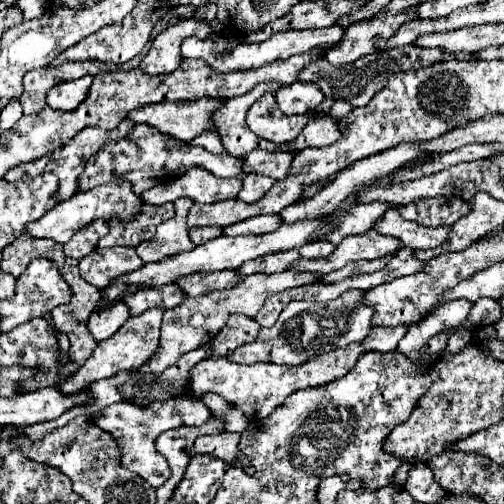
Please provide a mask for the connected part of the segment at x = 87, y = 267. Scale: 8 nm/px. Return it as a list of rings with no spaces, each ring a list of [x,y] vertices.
[[[112,246],[102,250],[96,248],[80,260],[80,276],[88,284],[96,288],[104,288],[116,276],[134,272],[142,264],[144,262],[140,260],[134,248],[126,248],[126,246]]]

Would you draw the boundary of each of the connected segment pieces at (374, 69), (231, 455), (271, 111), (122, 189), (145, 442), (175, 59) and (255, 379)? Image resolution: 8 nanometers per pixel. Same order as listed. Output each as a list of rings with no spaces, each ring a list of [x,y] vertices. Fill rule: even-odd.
[[[400,46],[400,48],[392,48],[392,50],[380,50],[376,54],[368,54],[358,58],[354,64],[344,64],[344,66],[332,66],[326,58],[318,58],[314,62],[310,62],[308,66],[302,68],[302,72],[298,74],[300,82],[314,82],[324,96],[332,96],[334,100],[344,100],[350,102],[352,106],[366,106],[376,92],[380,92],[380,88],[384,88],[386,80],[392,74],[400,74],[400,72],[414,72],[418,68],[426,68],[430,64],[440,62],[444,56],[444,52],[440,52],[438,48],[414,48],[414,46]]]
[[[222,432],[216,436],[200,436],[192,444],[186,444],[186,452],[188,456],[208,454],[212,458],[224,460],[228,466],[240,464],[242,470],[252,476],[256,470],[250,464],[250,460],[238,450],[238,442],[240,442],[240,434],[232,434],[232,432]]]
[[[272,94],[262,96],[248,111],[248,127],[260,138],[276,144],[292,142],[308,124],[308,116],[284,116]]]
[[[118,180],[116,184],[104,184],[100,188],[94,188],[92,192],[76,192],[72,198],[60,202],[52,210],[48,210],[42,218],[28,222],[26,232],[32,238],[50,238],[58,244],[66,244],[74,232],[78,232],[92,220],[102,218],[108,222],[112,216],[120,216],[122,220],[128,220],[128,216],[136,214],[136,208],[140,208],[140,204],[142,204],[142,200],[136,198],[132,188],[128,188],[128,184],[124,184],[124,180]]]
[[[170,398],[166,402],[152,402],[146,408],[140,408],[140,406],[134,406],[128,402],[112,404],[102,410],[102,416],[96,420],[96,424],[116,438],[118,450],[122,454],[122,466],[128,470],[134,470],[146,482],[150,482],[154,488],[158,488],[168,480],[170,466],[168,466],[168,460],[154,446],[156,438],[162,432],[172,430],[172,428],[180,428],[180,426],[196,426],[198,428],[198,426],[206,424],[210,418],[212,418],[212,414],[202,400]]]
[[[186,18],[186,20],[180,20],[176,26],[168,26],[164,32],[160,32],[154,38],[148,54],[142,58],[140,70],[148,74],[170,74],[182,62],[182,56],[180,56],[182,42],[190,36],[204,40],[210,34],[212,34],[210,24],[198,18]]]
[[[374,328],[362,342],[352,342],[344,348],[336,348],[332,352],[318,354],[300,366],[278,366],[278,364],[242,366],[242,364],[232,364],[224,356],[206,358],[190,370],[190,380],[186,382],[186,390],[182,396],[198,398],[206,392],[214,392],[214,394],[220,394],[232,406],[238,406],[248,416],[248,420],[260,420],[260,418],[266,418],[268,414],[272,414],[280,404],[284,404],[284,400],[292,392],[312,388],[312,386],[322,386],[334,378],[344,376],[344,372],[348,372],[356,364],[360,352],[372,352],[372,350],[392,352],[392,350],[396,350],[396,344],[406,334],[406,330],[408,328]]]

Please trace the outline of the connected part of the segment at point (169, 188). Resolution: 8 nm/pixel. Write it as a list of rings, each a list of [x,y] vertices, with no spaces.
[[[192,168],[184,176],[146,190],[142,200],[146,204],[166,204],[178,198],[190,198],[192,202],[220,202],[236,198],[240,190],[240,178],[216,178],[204,168]]]

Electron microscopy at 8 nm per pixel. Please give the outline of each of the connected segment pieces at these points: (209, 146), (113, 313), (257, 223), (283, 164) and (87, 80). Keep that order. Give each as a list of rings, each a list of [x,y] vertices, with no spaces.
[[[206,130],[206,132],[202,132],[200,136],[192,138],[190,144],[194,144],[194,146],[202,146],[202,148],[214,152],[214,154],[222,154],[222,152],[224,152],[224,146],[220,144],[220,138],[216,136],[214,130]]]
[[[116,302],[112,308],[102,308],[98,312],[92,312],[88,318],[88,330],[94,336],[94,340],[106,340],[118,328],[130,318],[130,312],[124,302]]]
[[[276,214],[272,216],[254,216],[248,220],[242,220],[240,224],[232,224],[228,228],[222,228],[224,236],[260,236],[264,232],[274,232],[278,226],[282,226],[280,218]]]
[[[250,150],[248,154],[242,156],[242,172],[244,174],[256,172],[256,174],[270,176],[274,180],[282,180],[290,170],[292,158],[294,158],[294,154],[288,154],[288,152]]]
[[[84,76],[82,80],[58,84],[46,94],[46,102],[54,110],[66,110],[66,112],[76,110],[78,104],[86,98],[90,84],[92,84],[92,76]]]

